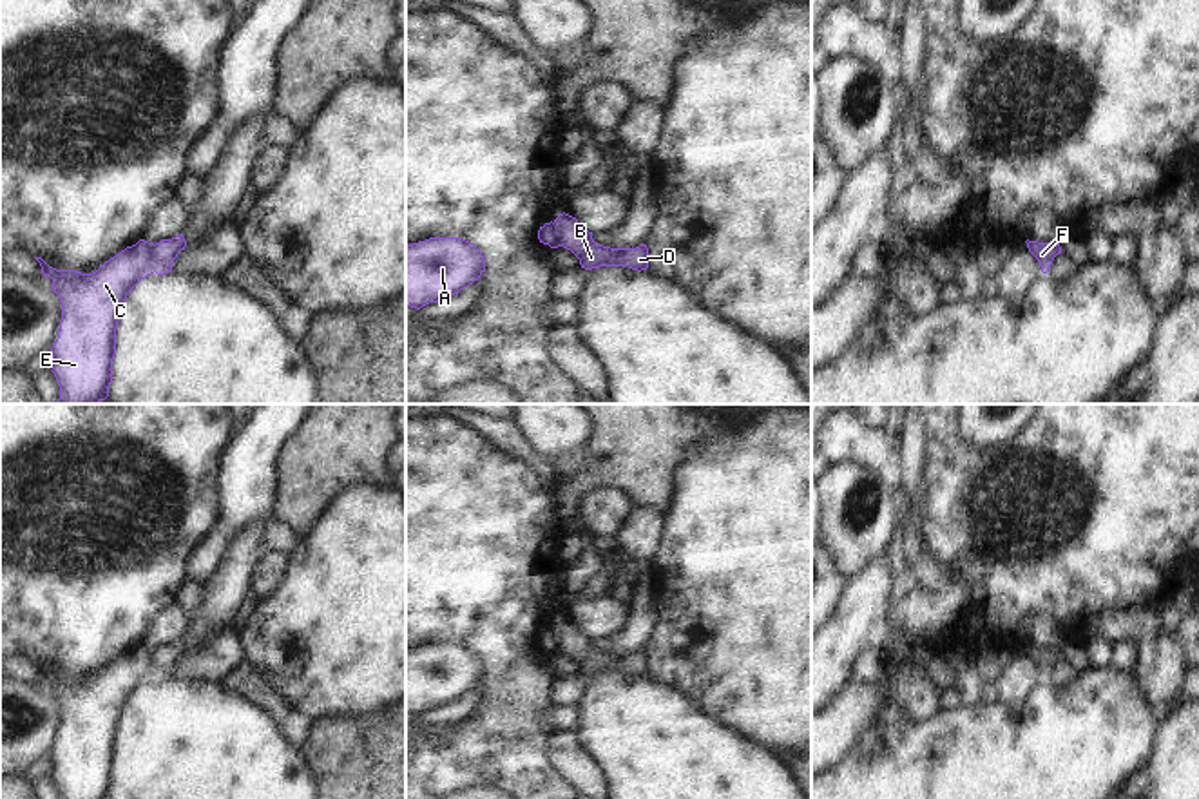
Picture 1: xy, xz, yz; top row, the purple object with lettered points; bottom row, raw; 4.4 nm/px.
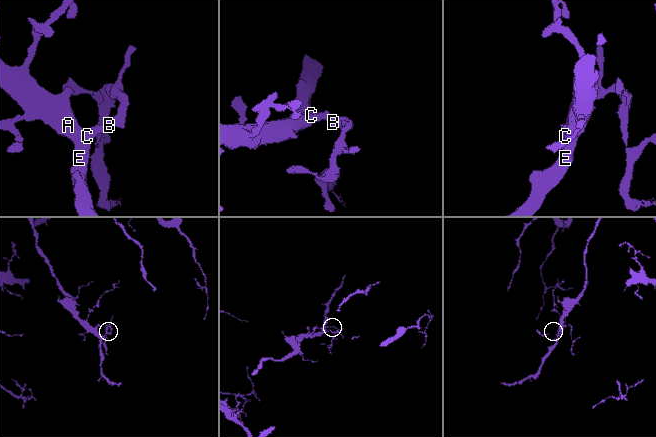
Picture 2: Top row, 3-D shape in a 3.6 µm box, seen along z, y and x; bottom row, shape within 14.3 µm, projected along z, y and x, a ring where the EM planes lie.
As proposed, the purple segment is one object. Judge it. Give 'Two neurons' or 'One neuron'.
Two neurons.

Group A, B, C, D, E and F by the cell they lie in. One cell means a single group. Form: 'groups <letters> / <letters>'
groups A C E / B D F

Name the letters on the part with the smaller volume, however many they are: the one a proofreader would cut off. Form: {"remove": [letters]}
{"remove": ["B", "D", "F"]}

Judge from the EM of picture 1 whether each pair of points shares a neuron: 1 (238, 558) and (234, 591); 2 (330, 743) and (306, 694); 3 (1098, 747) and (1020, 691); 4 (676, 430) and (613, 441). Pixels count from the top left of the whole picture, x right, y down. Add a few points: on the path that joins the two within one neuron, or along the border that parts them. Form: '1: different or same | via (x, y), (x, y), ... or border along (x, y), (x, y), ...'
1: same | via (238, 566), (234, 584)
2: different | border along (361, 714), (330, 716), (314, 721)
3: different | border along (1044, 680), (1026, 700), (1015, 705), (1000, 703)
4: same | via (660, 430), (649, 430), (638, 441), (629, 441)

